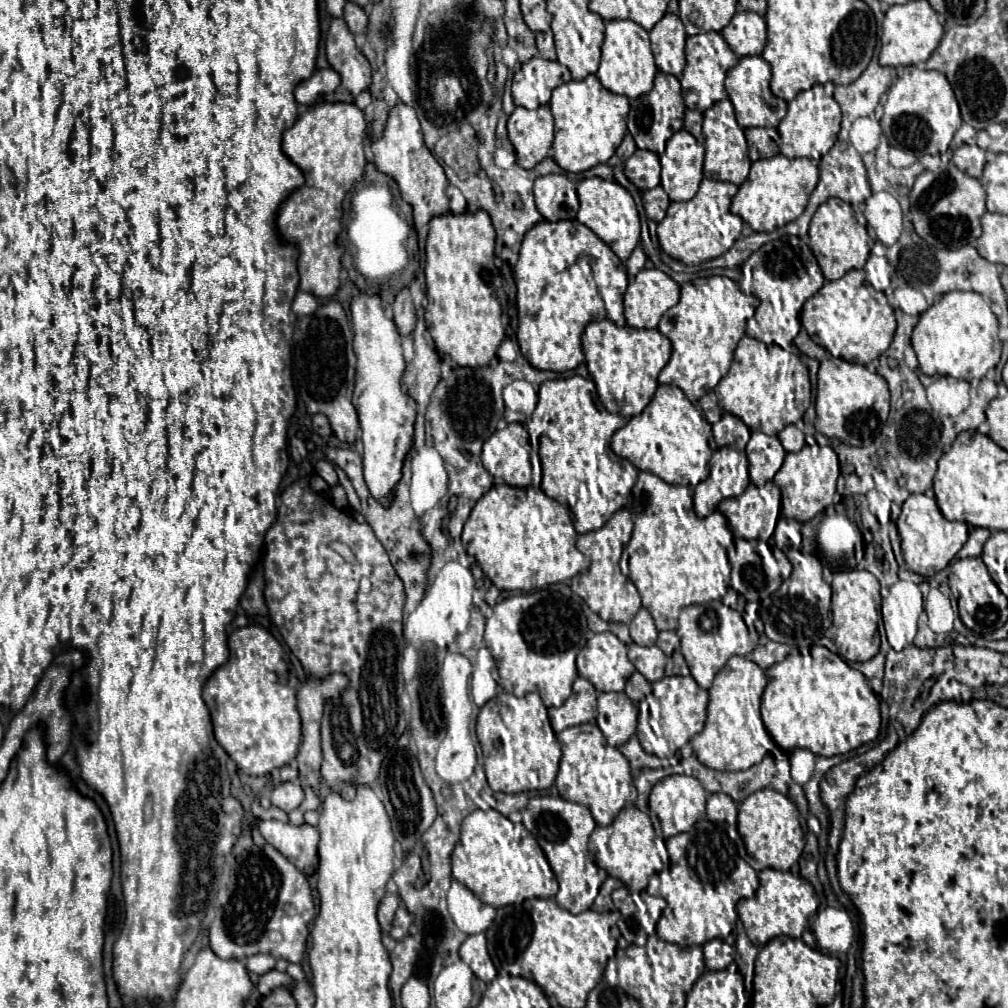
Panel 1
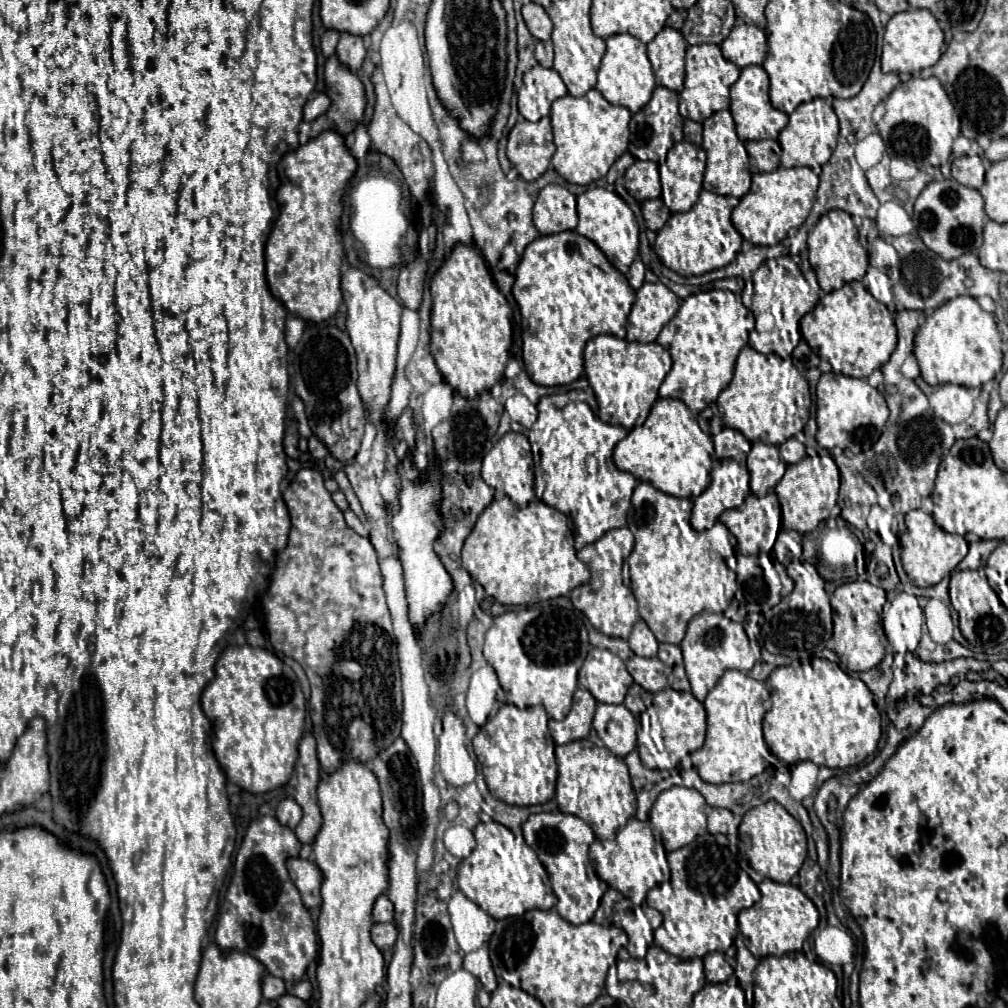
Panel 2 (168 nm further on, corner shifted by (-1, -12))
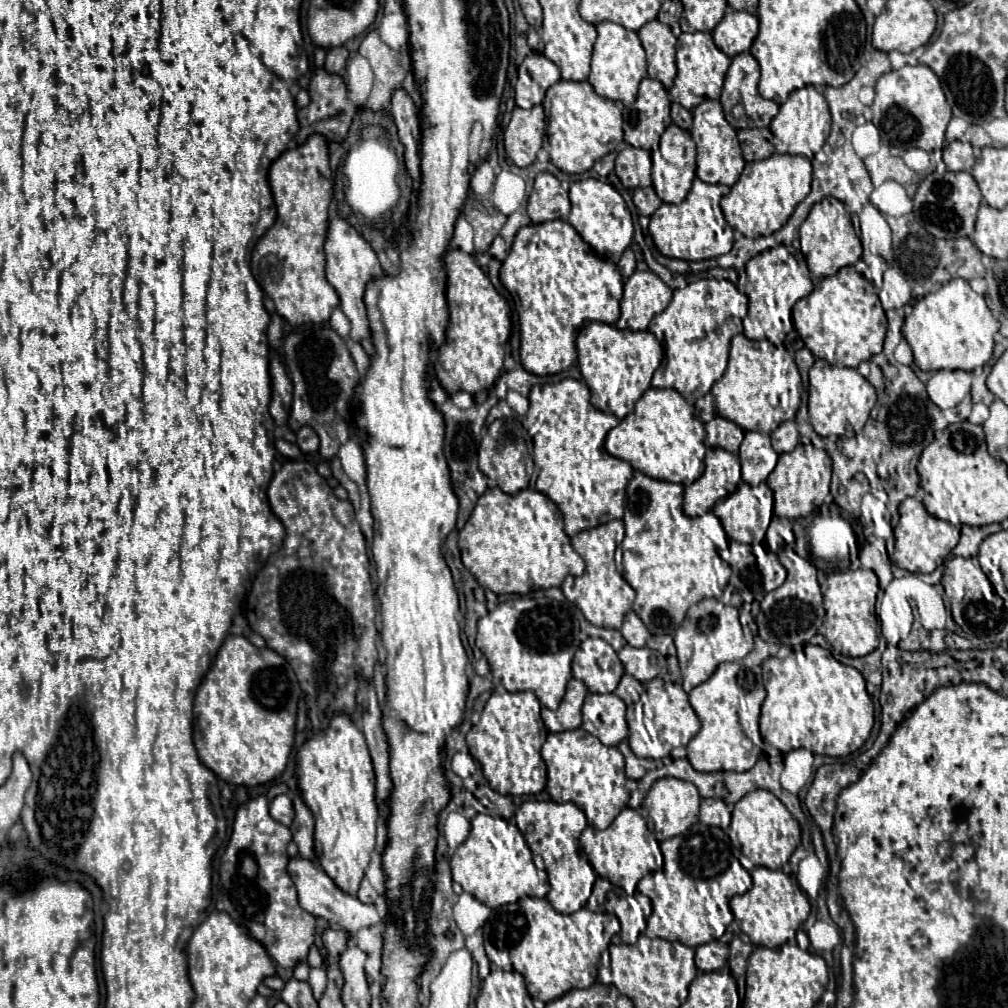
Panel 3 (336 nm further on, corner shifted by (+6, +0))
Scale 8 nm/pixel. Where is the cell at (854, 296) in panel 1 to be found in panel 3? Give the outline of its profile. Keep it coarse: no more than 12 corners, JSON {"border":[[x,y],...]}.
{"border":[[855,267],[793,307],[805,347],[837,367],[881,353],[887,319]]}

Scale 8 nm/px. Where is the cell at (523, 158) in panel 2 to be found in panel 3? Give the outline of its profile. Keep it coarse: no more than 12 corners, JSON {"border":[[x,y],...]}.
{"border":[[513,109],[505,153],[517,167],[535,161],[545,113]]}

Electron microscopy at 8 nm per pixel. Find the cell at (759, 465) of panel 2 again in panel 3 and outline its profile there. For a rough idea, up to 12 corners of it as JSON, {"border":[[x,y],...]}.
{"border":[[745,431],[739,449],[743,481],[759,485],[777,453],[765,433]]}

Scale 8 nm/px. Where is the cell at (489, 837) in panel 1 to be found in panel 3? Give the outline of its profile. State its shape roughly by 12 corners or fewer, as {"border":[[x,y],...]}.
{"border":[[471,821],[453,881],[491,909],[545,898],[547,874],[517,825]]}

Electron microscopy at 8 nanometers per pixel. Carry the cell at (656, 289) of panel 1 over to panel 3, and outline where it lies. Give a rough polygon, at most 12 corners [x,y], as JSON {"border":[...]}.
{"border":[[653,271],[623,287],[615,327],[647,329],[671,293]]}

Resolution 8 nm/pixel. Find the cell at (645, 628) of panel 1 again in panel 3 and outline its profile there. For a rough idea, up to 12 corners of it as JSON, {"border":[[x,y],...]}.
{"border":[[633,611],[625,615],[621,635],[631,647],[645,647],[647,627]]}

